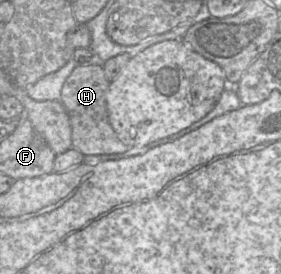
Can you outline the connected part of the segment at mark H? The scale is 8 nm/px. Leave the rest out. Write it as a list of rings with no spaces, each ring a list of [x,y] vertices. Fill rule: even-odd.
[[[94,60],[91,64],[78,65],[66,79],[61,91],[61,103],[71,124],[72,148],[84,156],[123,153],[129,149],[119,140],[109,122],[107,91],[110,82],[106,79],[103,63]]]

